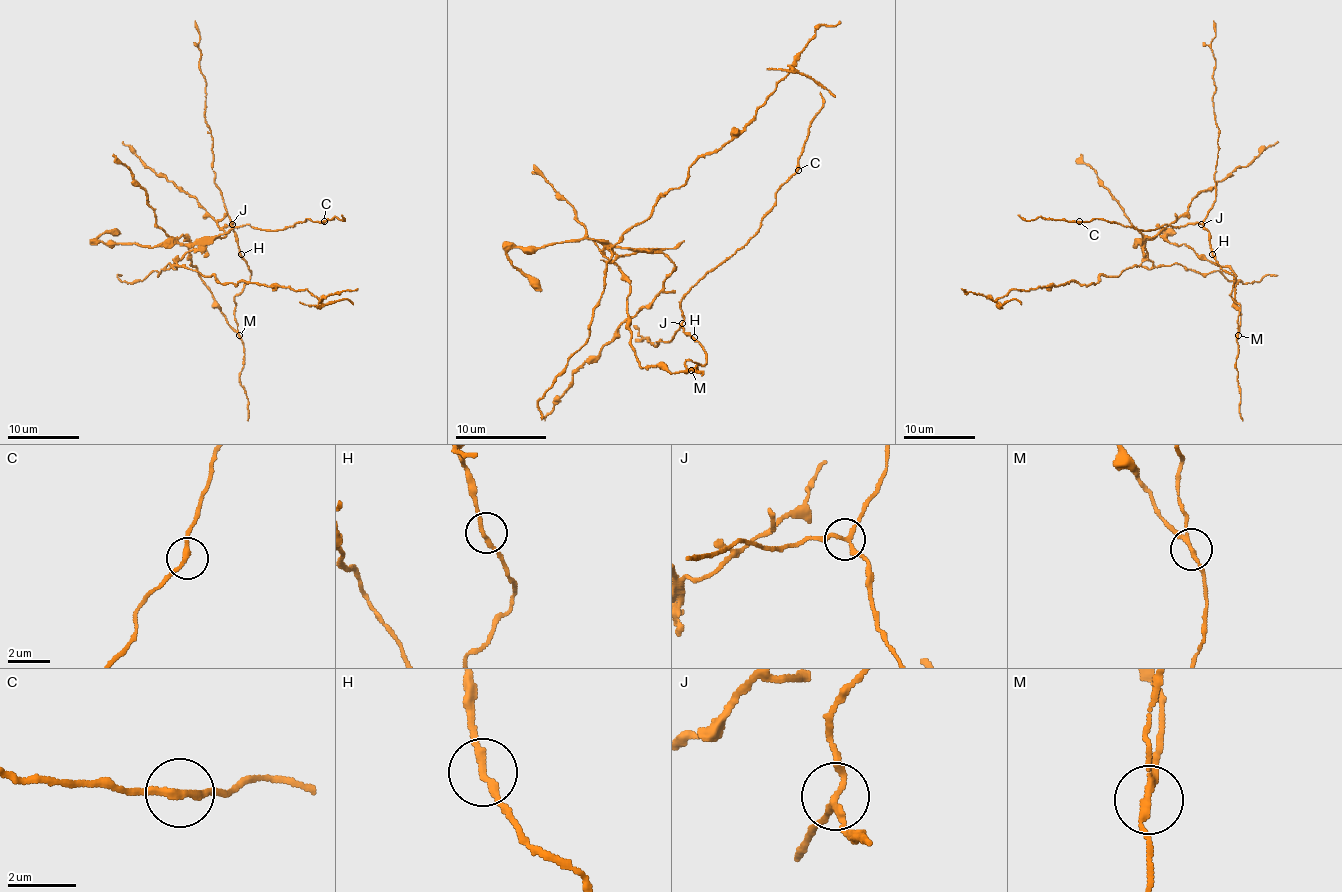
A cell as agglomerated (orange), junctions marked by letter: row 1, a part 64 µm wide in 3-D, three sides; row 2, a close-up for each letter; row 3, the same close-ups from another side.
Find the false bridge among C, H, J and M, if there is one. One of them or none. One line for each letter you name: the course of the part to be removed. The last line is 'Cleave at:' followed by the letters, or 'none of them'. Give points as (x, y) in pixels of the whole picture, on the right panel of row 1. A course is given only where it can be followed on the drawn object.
M: Course of the part to remove: (1237, 335), (1234, 274), (1158, 234), (1140, 241), (1142, 263), (1090, 284), (991, 299), (960, 288)
Cleave at: M

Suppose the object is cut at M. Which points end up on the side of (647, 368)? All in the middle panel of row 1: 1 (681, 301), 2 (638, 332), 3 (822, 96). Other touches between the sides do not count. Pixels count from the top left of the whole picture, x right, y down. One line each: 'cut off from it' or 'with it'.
1: cut off from it
2: cut off from it
3: cut off from it

